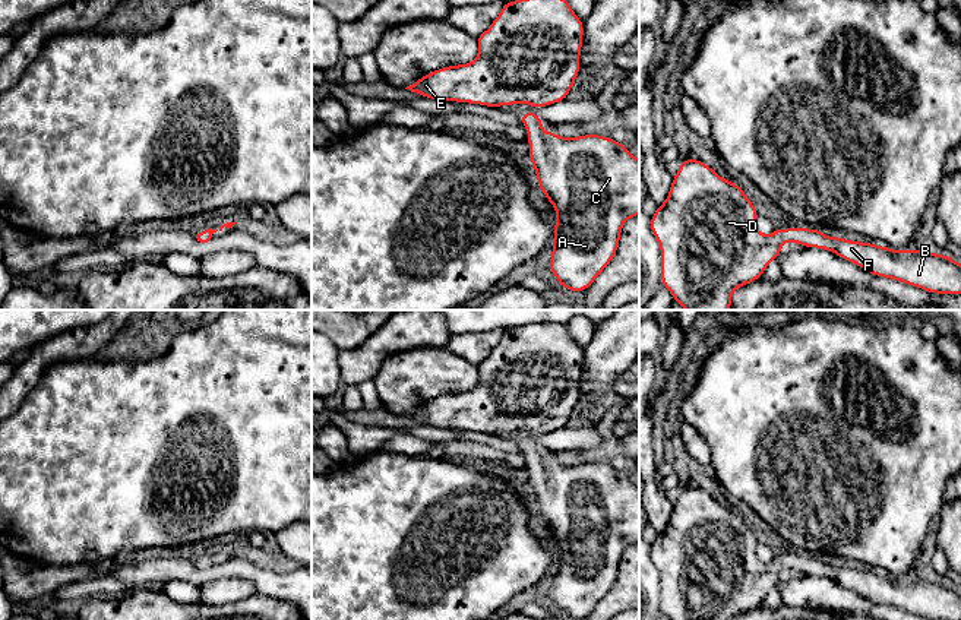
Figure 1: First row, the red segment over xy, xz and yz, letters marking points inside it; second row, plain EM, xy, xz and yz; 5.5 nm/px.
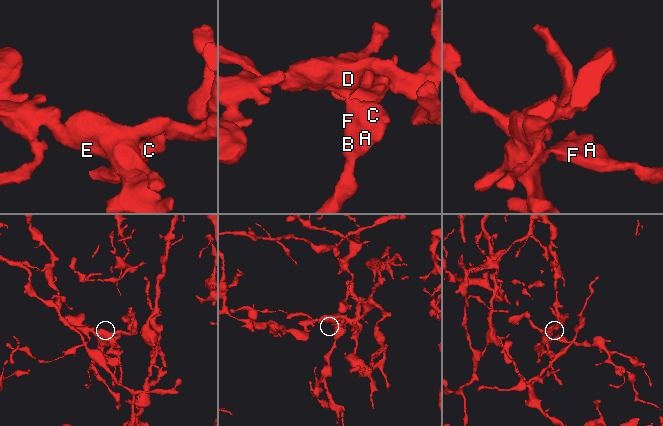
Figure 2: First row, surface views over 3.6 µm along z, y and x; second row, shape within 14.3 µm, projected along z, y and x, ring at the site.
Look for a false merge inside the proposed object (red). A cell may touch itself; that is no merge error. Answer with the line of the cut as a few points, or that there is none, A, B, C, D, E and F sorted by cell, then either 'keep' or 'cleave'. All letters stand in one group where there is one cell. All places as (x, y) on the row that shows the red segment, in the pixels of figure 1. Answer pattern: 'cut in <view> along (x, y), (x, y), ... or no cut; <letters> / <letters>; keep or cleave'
no cut; A B C D E F; keep

